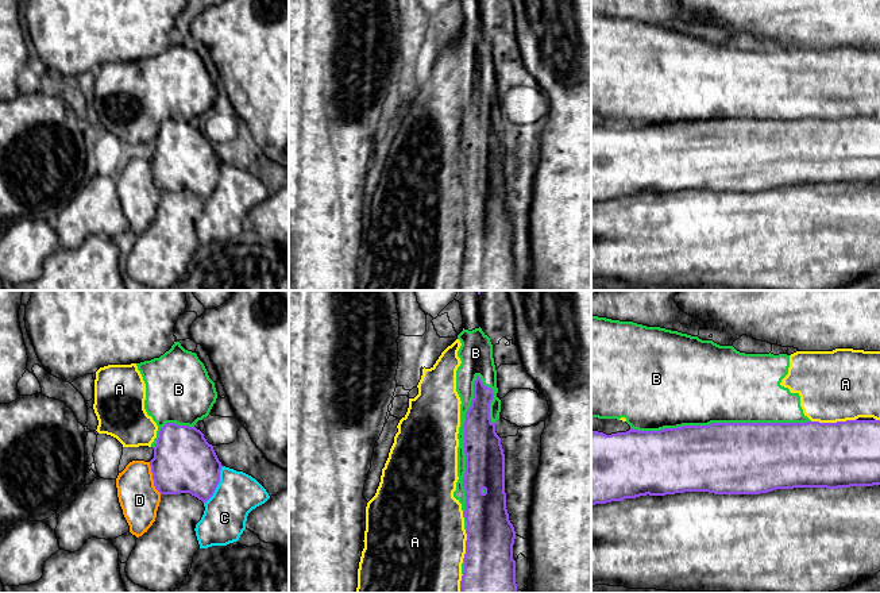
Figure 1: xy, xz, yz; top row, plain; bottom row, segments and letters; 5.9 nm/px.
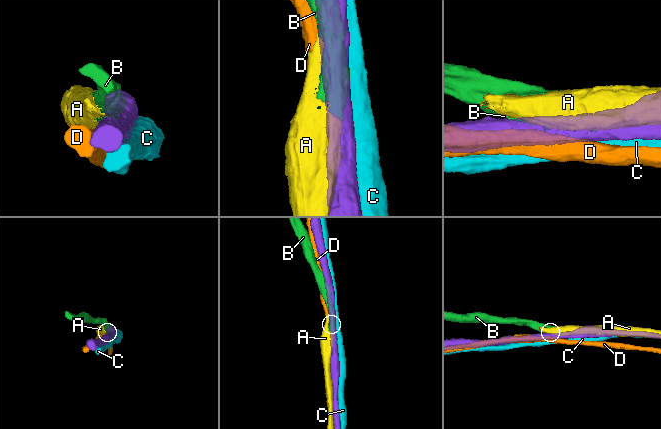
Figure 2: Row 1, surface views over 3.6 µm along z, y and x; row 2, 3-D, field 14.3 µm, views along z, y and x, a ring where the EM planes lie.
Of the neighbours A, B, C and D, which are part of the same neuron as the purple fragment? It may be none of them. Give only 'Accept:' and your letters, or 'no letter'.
Accept: no letter

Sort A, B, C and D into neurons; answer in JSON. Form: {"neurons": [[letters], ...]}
{"neurons": [["A", "B"], ["C"], ["D"]]}

